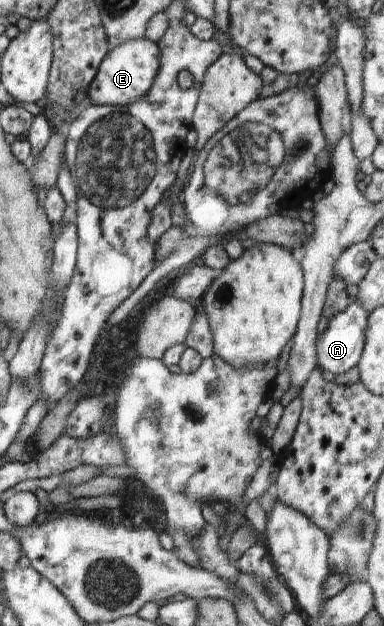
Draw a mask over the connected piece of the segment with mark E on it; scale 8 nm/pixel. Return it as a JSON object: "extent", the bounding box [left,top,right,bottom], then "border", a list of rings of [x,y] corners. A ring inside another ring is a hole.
{"extent":[87,38,160,106],"border":[[[145,38],[132,39],[112,49],[100,63],[99,73],[87,95],[95,105],[128,106],[147,95],[152,89],[160,69],[158,43]]]}

